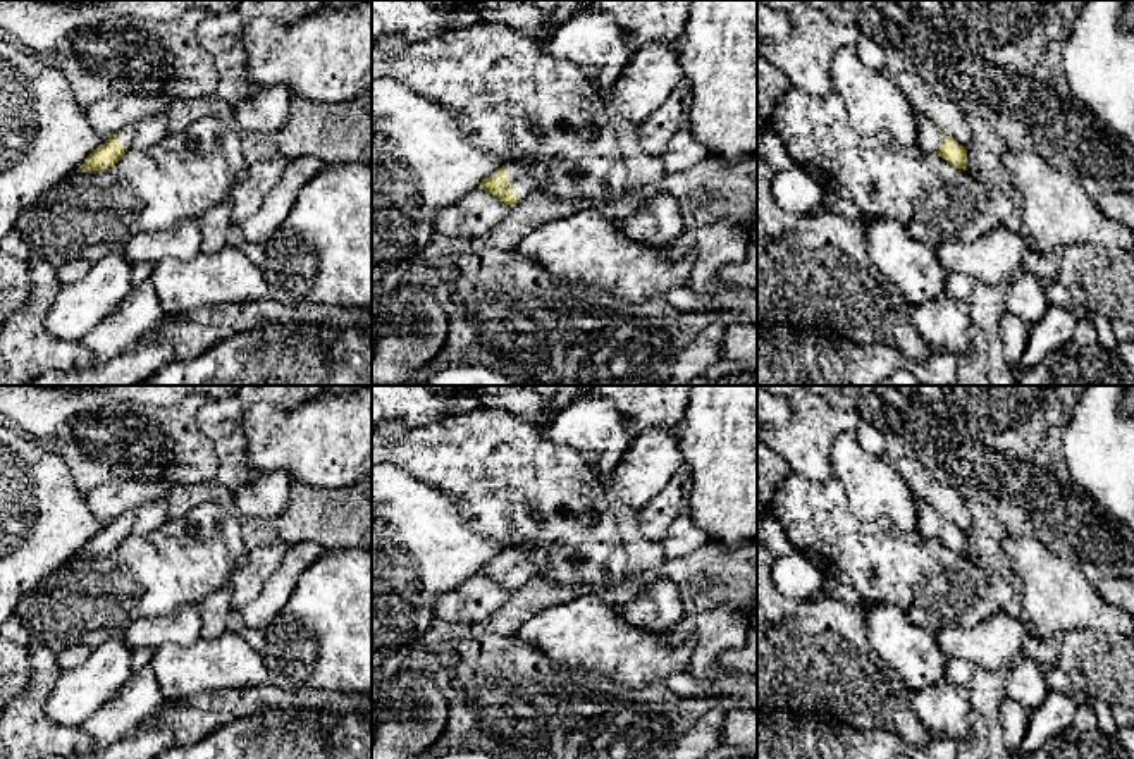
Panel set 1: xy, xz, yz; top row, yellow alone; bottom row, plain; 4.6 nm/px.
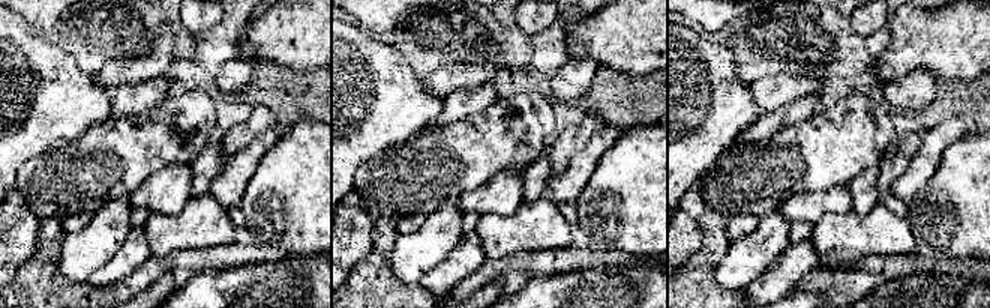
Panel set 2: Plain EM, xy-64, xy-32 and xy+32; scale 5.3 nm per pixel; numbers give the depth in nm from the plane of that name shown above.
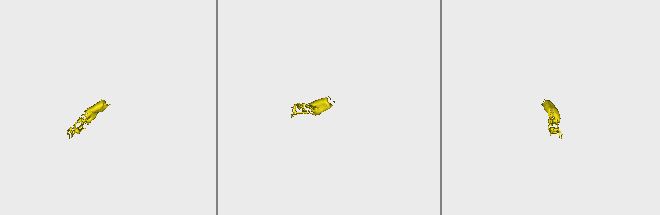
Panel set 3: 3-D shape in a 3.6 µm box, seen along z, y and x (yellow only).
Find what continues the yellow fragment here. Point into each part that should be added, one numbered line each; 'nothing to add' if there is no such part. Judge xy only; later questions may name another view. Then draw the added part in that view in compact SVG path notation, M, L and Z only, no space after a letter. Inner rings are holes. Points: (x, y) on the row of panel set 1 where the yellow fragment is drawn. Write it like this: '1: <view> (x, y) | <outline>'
1: xy (140, 135) | M160 114L143 120L136 120L119 133L124 151L145 150L169 134L169 117Z

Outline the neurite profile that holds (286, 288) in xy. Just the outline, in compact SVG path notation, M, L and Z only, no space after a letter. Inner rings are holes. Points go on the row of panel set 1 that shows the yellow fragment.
M325 164L306 182L275 236L265 244L263 277L268 298L294 306L308 301L341 308L372 310L372 165Z

